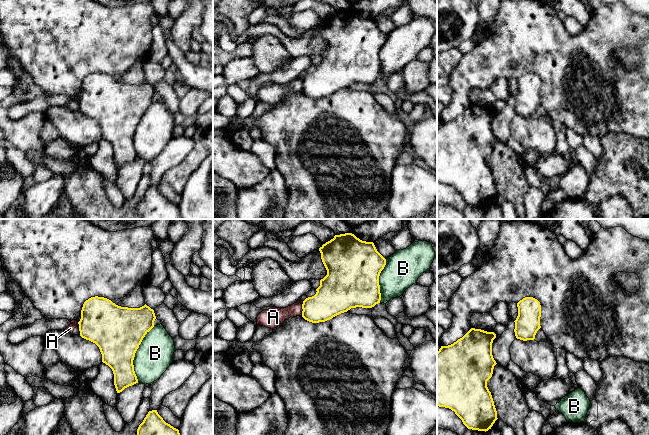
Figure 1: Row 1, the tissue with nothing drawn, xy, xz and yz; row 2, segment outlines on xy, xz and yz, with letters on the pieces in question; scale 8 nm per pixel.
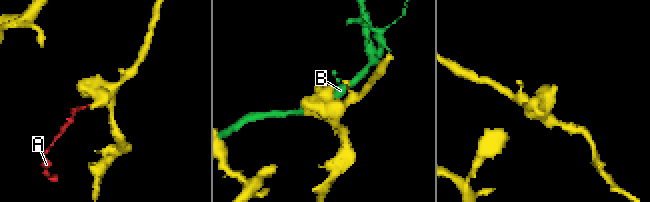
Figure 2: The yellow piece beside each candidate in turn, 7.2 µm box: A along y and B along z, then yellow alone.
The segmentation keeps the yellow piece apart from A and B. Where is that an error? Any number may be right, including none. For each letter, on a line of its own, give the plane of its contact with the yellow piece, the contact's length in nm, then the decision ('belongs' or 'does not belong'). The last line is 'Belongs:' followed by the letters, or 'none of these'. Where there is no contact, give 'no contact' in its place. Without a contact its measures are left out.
A: contact in xz; length 40 nm; does not belong
B: contact in xy; length 460 nm; does not belong
Belongs: none of these

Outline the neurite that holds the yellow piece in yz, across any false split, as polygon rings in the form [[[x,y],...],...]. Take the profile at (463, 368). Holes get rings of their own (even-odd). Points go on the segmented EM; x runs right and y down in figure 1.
[[[471,328],[451,345],[437,352],[437,406],[449,408],[472,430],[488,431],[497,418],[494,401],[487,387],[497,364],[492,355],[494,332]]]

